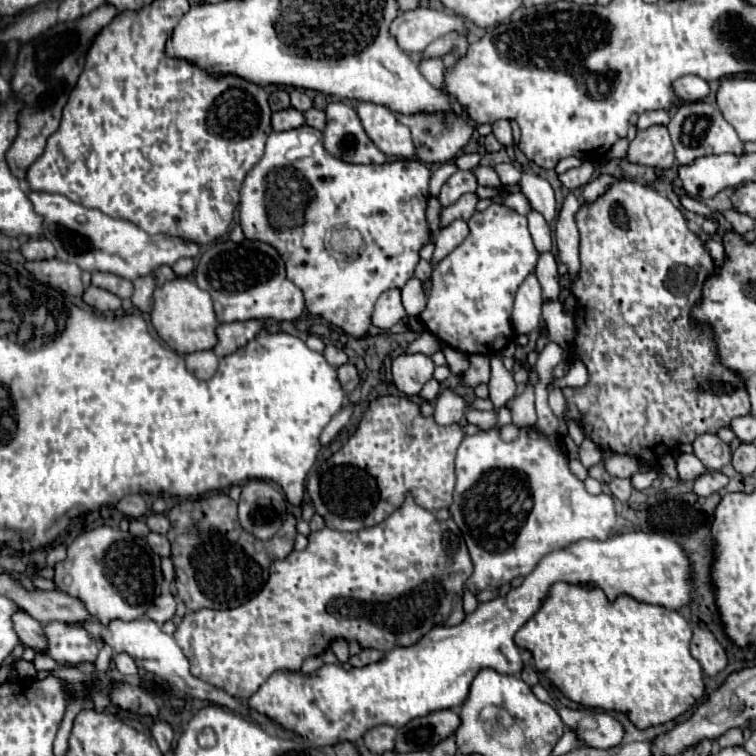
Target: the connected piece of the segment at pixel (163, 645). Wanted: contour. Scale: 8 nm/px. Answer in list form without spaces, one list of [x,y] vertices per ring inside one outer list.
[[[94,619],[94,623],[74,623],[78,627],[86,627],[86,631],[90,631],[90,635],[94,635],[94,641],[104,641],[106,645],[110,645],[114,649],[114,653],[128,653],[138,667],[146,669],[148,673],[154,673],[156,677],[160,677],[162,681],[168,681],[172,687],[178,687],[182,693],[186,695],[192,695],[196,699],[206,699],[206,701],[212,701],[216,705],[224,705],[236,713],[248,713],[254,721],[258,721],[260,725],[268,727],[270,731],[274,731],[276,735],[280,737],[292,737],[292,731],[286,731],[282,727],[278,727],[276,723],[272,723],[270,719],[266,719],[264,715],[256,713],[256,711],[250,711],[242,705],[240,699],[236,697],[230,697],[228,693],[224,693],[222,689],[216,689],[196,677],[190,675],[190,663],[186,659],[186,655],[182,653],[182,649],[178,647],[178,643],[174,641],[172,635],[166,635],[154,621],[150,619],[136,619],[136,621],[122,621],[122,619],[114,619],[114,623],[98,623],[98,619]]]

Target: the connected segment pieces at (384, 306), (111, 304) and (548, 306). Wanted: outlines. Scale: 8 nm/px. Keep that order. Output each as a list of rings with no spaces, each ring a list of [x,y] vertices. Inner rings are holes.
[[[390,289],[390,291],[382,293],[376,301],[372,325],[380,327],[380,329],[390,329],[404,317],[406,317],[406,311],[400,301],[400,289]]]
[[[90,285],[84,291],[82,301],[88,303],[90,307],[98,309],[98,311],[116,311],[122,305],[122,299],[118,299],[114,293],[106,291],[106,289],[100,289],[100,287],[94,287],[94,285]]]
[[[548,301],[548,303],[544,303],[542,315],[544,315],[546,327],[550,331],[550,341],[558,343],[560,347],[572,345],[574,335],[576,335],[576,323],[574,323],[574,317],[566,315],[562,311],[560,301]]]

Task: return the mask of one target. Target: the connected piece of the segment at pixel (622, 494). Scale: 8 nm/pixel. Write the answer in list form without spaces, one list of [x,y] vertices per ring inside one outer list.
[[[614,477],[614,479],[610,481],[610,491],[612,491],[612,495],[614,495],[616,499],[620,499],[620,501],[628,501],[632,489],[634,489],[634,487],[632,487],[632,481],[630,481],[630,479],[618,479],[618,477]]]

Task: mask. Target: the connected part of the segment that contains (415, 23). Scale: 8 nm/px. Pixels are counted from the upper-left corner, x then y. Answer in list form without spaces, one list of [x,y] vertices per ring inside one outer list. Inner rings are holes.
[[[430,7],[404,11],[390,25],[390,33],[406,53],[424,51],[426,45],[450,31],[464,33],[462,17],[450,11],[434,11]]]

